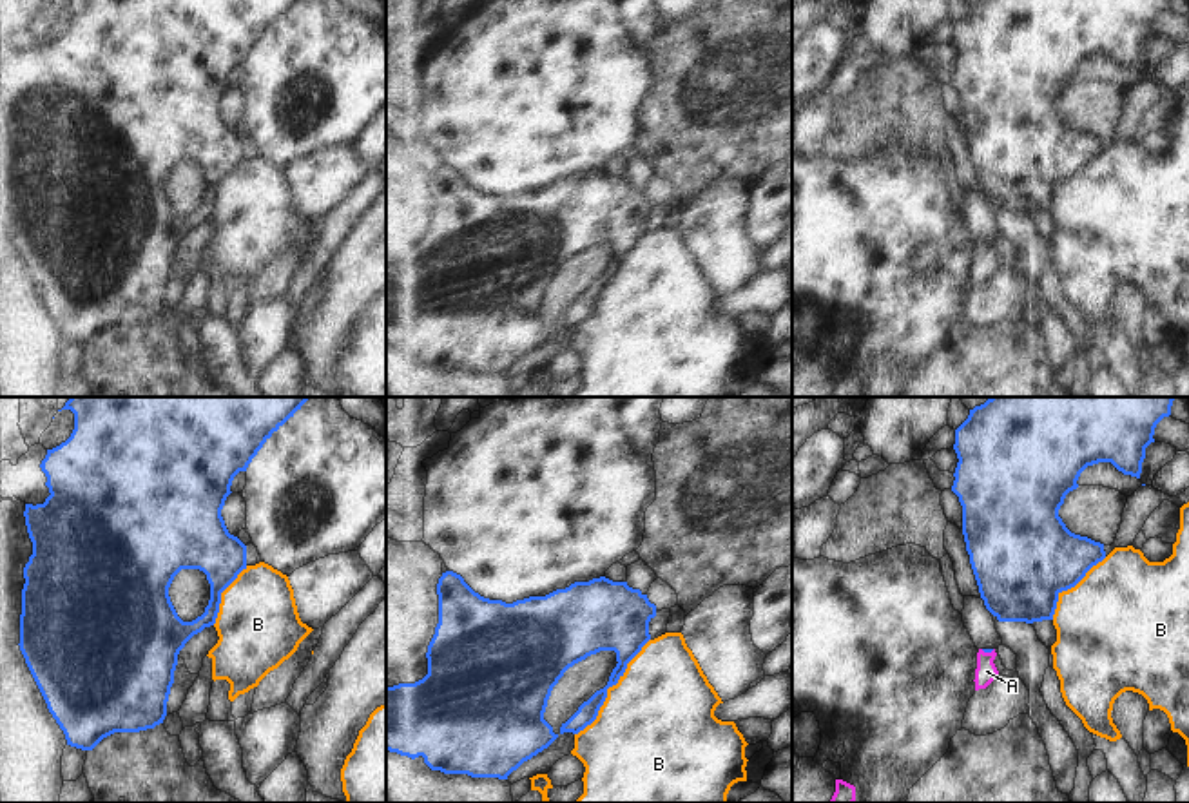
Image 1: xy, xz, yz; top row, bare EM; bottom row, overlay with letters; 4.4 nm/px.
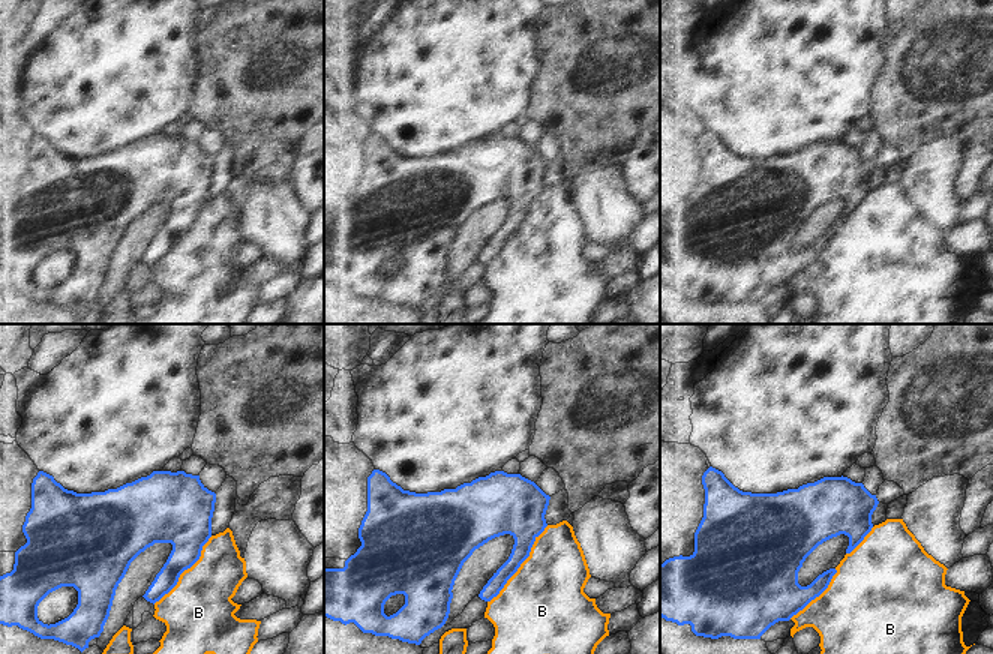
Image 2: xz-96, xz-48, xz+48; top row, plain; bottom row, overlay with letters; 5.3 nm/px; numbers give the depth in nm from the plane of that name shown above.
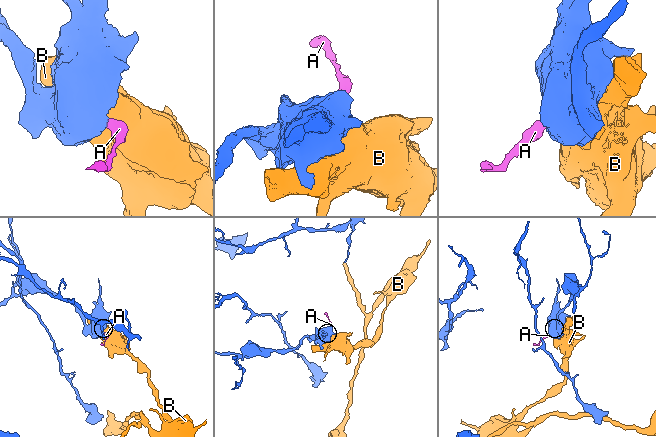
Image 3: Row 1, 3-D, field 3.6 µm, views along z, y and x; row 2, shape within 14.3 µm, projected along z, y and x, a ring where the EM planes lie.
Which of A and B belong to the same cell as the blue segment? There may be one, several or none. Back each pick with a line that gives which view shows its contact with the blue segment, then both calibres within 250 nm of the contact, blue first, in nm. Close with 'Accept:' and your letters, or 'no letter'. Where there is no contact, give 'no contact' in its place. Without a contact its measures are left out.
A: yz | 20/90 nm
Accept: A

